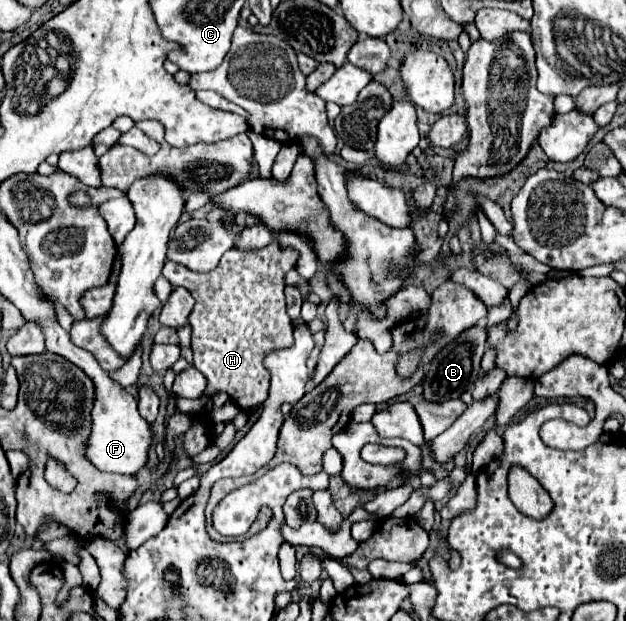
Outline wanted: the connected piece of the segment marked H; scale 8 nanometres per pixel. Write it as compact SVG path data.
M271 243L269 247L259 249L255 253L239 253L237 249L231 249L221 257L219 265L211 273L189 271L185 265L173 261L165 263L163 277L169 279L171 285L181 285L189 289L195 299L195 307L189 315L189 325L193 329L191 333L193 365L207 377L207 387L203 391L203 397L213 397L215 393L227 393L241 407L241 411L257 409L267 399L271 375L263 365L263 359L271 351L287 349L293 345L293 325L285 311L283 277L291 267L295 267L295 261L297 261L295 251L279 249L279 245Z

